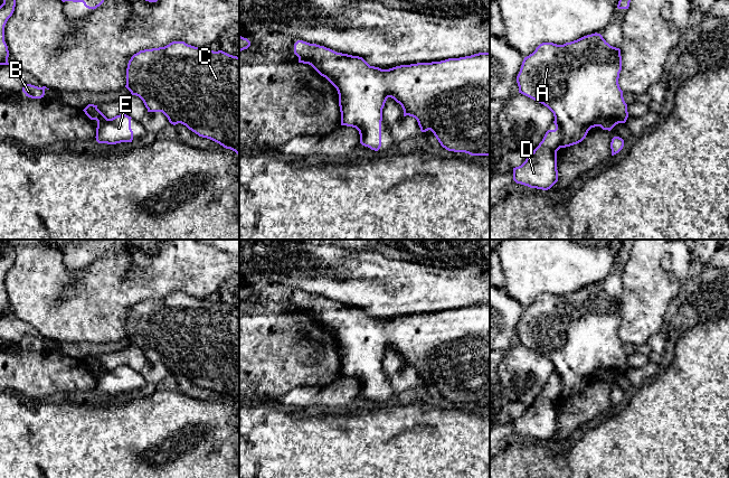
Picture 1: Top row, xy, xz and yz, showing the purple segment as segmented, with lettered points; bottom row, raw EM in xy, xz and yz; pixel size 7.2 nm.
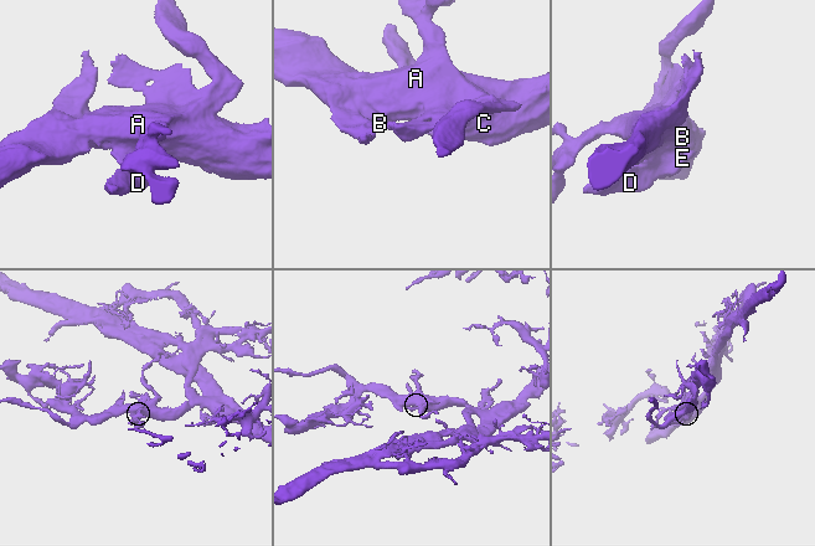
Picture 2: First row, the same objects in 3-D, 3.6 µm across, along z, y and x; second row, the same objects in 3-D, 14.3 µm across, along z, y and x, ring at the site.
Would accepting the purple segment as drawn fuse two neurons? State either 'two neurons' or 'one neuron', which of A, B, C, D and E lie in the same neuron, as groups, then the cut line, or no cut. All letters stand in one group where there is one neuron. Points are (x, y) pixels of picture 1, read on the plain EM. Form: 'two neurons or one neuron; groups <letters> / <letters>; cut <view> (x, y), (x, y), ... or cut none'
one neuron; groups A B C D E; cut none

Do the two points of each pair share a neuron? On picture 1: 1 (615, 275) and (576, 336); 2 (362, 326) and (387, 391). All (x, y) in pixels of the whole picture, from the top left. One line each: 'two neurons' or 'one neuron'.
1: one neuron
2: one neuron

